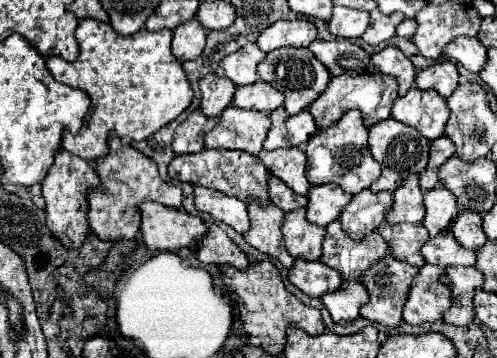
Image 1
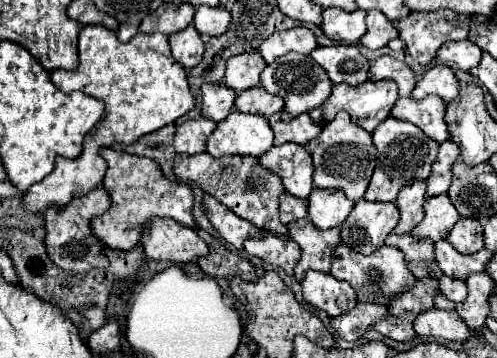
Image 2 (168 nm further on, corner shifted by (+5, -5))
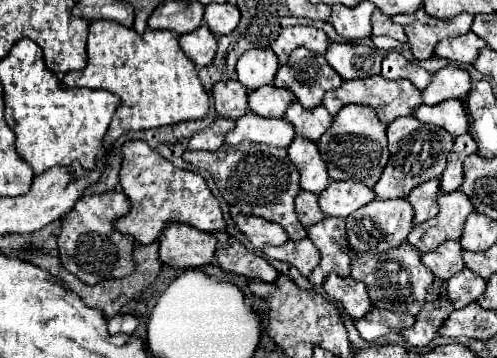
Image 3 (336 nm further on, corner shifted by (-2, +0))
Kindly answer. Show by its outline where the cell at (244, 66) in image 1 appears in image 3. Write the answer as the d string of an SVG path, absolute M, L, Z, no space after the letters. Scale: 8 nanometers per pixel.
M271 48L245 52L237 62L237 80L251 92L265 84L273 84L279 60Z

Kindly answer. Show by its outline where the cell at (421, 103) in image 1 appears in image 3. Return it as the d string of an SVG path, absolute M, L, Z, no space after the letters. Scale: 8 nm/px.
M443 100L435 106L421 104L413 110L413 116L421 122L431 122L435 126L445 128L451 136L461 136L469 130L467 112L461 100Z

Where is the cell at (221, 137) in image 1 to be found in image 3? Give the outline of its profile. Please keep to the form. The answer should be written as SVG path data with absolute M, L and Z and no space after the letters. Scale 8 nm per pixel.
M245 112L235 120L233 130L225 134L225 144L237 146L243 140L255 144L267 144L277 148L287 148L295 138L293 126L285 118L263 118L253 112Z

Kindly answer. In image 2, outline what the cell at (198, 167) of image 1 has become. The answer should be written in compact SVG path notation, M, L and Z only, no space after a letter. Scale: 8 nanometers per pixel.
M208 153L176 155L174 173L180 181L198 183L208 195L214 195L238 217L258 225L260 229L270 231L276 237L288 239L288 227L284 223L280 223L280 215L278 215L278 197L280 197L280 193L284 193L284 185L280 181L280 177L276 177L276 173L272 173L270 169L264 169L260 165L258 157L228 155L228 157L214 159Z

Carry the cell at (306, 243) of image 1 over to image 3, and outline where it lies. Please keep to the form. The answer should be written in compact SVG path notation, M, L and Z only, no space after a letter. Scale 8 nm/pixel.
M325 216L321 222L307 226L307 238L313 240L321 254L321 262L309 274L309 282L321 286L329 272L335 272L343 278L349 276L349 244L345 234L345 220L343 218L329 218Z

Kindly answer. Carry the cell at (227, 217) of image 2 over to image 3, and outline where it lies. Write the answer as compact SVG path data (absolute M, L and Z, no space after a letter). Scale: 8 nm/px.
M235 214L233 222L239 228L239 232L243 232L257 250L261 250L265 244L279 246L287 242L287 232L279 224L267 222L265 218Z

